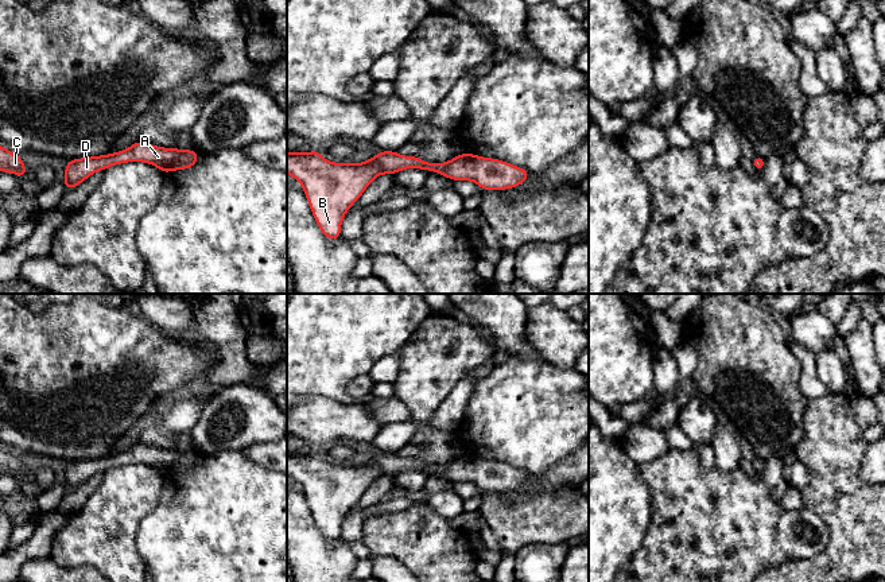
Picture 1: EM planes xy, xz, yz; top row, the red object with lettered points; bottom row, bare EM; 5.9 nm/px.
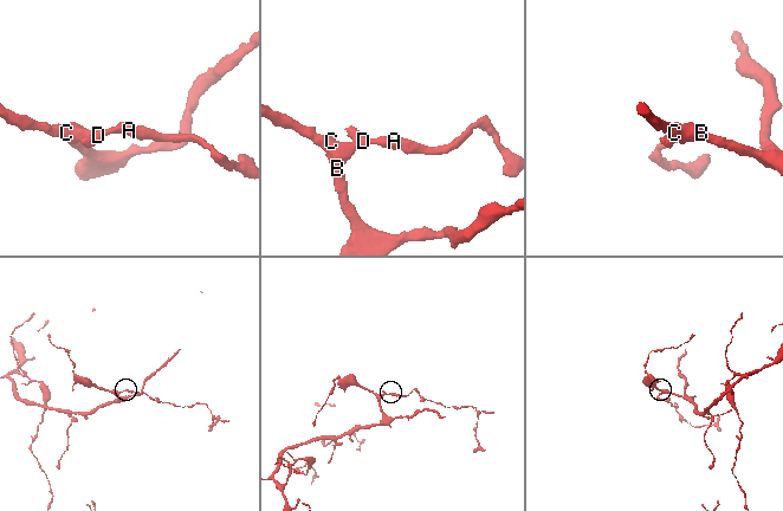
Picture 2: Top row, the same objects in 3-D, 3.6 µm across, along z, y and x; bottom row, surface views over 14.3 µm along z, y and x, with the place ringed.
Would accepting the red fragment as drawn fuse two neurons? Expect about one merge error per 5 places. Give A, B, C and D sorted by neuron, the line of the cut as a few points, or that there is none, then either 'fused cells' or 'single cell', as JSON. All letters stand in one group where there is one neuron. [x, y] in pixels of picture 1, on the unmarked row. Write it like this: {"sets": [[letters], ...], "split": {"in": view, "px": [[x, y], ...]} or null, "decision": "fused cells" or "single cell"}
{"sets": [["A", "B", "C", "D"]], "split": null, "decision": "single cell"}

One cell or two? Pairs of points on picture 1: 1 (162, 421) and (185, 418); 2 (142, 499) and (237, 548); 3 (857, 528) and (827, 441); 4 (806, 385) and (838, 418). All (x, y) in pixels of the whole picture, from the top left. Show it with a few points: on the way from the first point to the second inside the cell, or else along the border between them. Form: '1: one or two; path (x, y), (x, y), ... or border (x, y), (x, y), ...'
1: one; path (167, 421), (179, 418)
2: two; border (165, 476), (159, 503), (142, 519), (138, 532)
3: one; path (849, 507), (834, 492), (834, 462)
4: two; border (830, 394), (810, 400)

